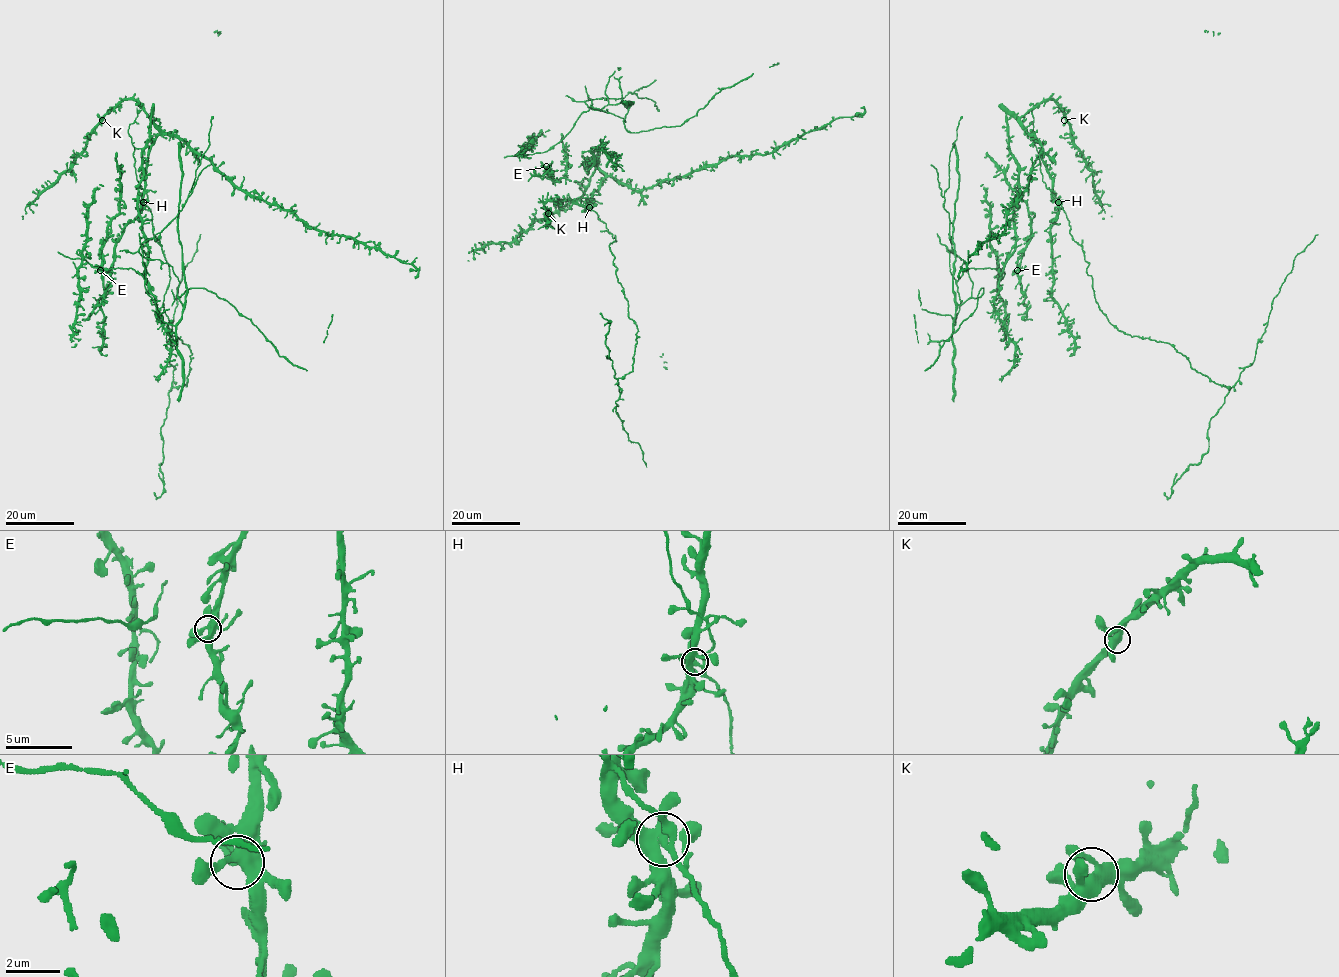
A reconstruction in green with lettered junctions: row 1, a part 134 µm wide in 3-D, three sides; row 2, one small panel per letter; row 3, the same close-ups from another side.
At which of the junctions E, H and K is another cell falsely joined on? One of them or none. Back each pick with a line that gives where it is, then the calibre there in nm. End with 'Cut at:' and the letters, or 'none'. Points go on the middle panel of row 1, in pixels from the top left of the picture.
H: (589, 207) | 400 nm
Cut at: H

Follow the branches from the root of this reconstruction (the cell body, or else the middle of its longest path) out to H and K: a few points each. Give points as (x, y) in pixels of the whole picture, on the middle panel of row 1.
H: (596, 156), (597, 164), (605, 177), (591, 195), (589, 207)
K: (596, 156), (595, 171), (583, 194), (548, 213)

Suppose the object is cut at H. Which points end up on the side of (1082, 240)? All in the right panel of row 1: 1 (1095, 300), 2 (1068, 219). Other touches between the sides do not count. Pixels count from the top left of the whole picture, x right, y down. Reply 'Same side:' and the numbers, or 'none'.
Same side: 1, 2

